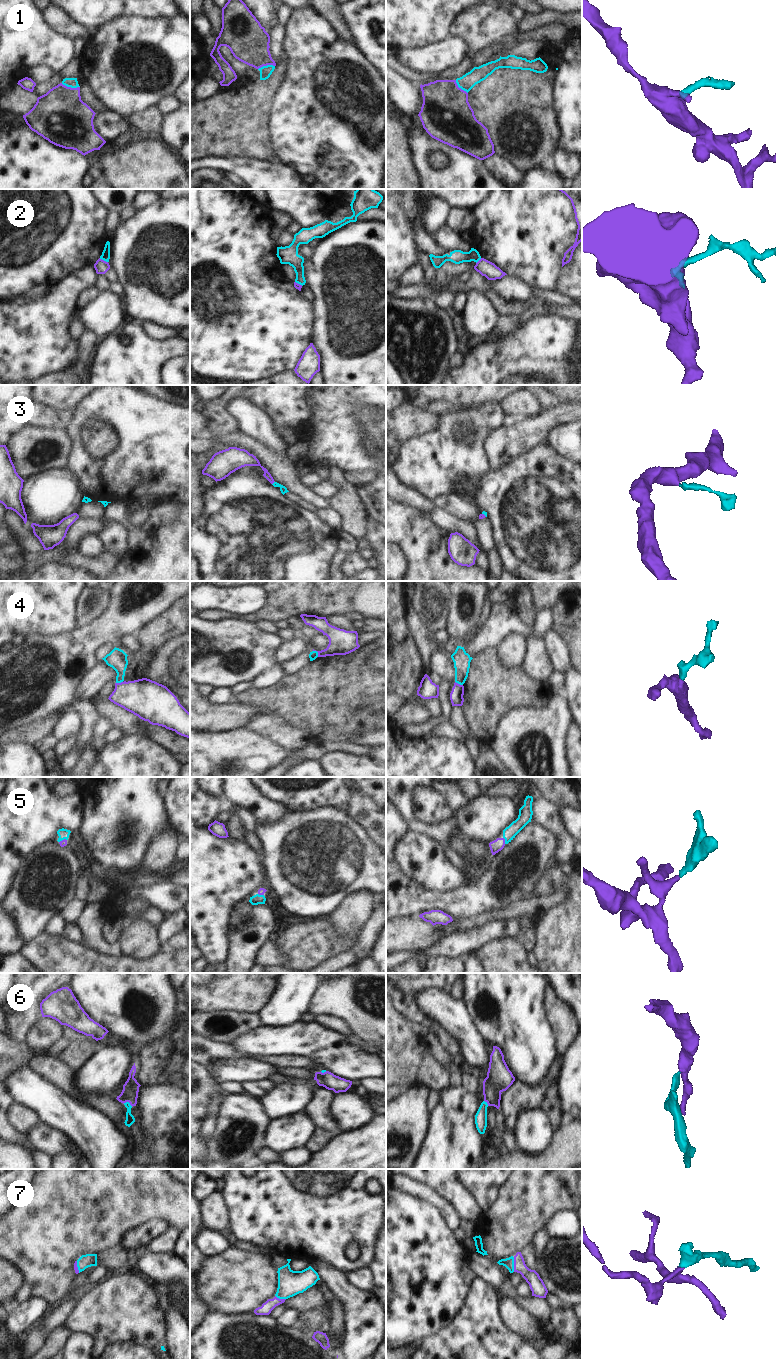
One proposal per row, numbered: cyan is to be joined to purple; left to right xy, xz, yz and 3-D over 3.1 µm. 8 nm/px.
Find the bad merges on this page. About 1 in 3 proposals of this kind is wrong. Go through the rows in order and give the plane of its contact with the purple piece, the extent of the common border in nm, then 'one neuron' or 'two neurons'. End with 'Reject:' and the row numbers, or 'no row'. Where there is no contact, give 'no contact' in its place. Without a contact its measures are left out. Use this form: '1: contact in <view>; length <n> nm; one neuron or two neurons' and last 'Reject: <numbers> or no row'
1: contact in xy; length 160 nm; one neuron
2: contact in xy; length 80 nm; two neurons
3: contact in xz; length 40 nm; one neuron
4: contact in xz; length 70 nm; two neurons
5: contact in yz; length 60 nm; one neuron
6: contact in xy; length 80 nm; one neuron
7: contact in yz; length 120 nm; one neuron
Reject: 2, 4

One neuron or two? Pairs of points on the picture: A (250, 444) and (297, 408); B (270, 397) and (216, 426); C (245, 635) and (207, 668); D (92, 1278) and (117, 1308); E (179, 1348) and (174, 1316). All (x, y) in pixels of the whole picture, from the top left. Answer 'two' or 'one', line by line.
A: two
B: one
C: one
D: two
E: one

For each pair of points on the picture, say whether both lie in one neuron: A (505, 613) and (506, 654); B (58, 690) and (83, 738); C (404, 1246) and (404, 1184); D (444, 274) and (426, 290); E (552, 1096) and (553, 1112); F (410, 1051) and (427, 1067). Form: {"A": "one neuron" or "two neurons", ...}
{"A": "two neurons", "B": "one neuron", "C": "two neurons", "D": "one neuron", "E": "one neuron", "F": "one neuron"}

